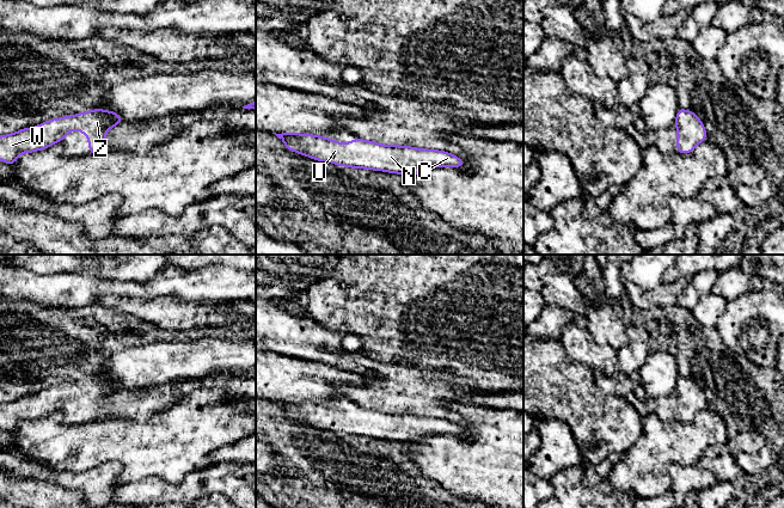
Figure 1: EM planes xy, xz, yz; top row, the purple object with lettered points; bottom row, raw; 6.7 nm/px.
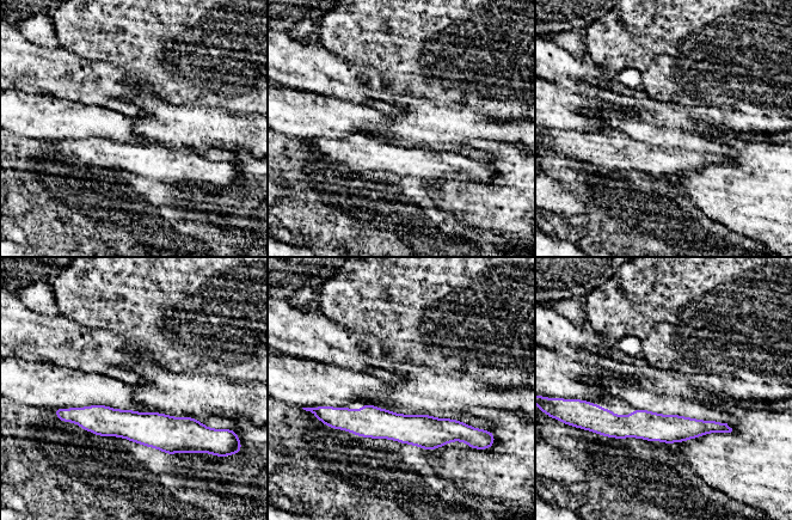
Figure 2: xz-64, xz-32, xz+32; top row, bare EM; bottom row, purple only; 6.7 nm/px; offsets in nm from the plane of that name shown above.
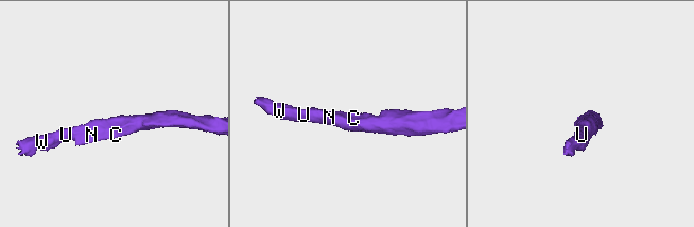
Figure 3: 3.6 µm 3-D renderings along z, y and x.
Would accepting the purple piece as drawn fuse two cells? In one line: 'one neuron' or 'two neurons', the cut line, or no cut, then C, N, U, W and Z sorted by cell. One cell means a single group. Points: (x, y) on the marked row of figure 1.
one neuron; no cut; C N U W Z

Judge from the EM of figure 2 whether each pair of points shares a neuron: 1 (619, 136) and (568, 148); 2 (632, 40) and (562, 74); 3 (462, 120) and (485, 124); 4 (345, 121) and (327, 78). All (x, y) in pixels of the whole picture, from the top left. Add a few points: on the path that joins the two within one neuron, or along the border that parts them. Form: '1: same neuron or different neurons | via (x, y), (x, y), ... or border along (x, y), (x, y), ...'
1: same neuron | via (608, 148), (581, 148)
2: different neurons | border along (587, 53), (603, 69), (605, 78)
3: same neuron | via (468, 124), (479, 124)
4: different neurons | border along (308, 91), (363, 104)

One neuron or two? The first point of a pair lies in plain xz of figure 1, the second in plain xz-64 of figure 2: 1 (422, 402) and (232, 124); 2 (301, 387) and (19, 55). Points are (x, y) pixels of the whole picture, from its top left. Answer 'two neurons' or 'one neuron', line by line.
1: one neuron
2: two neurons

